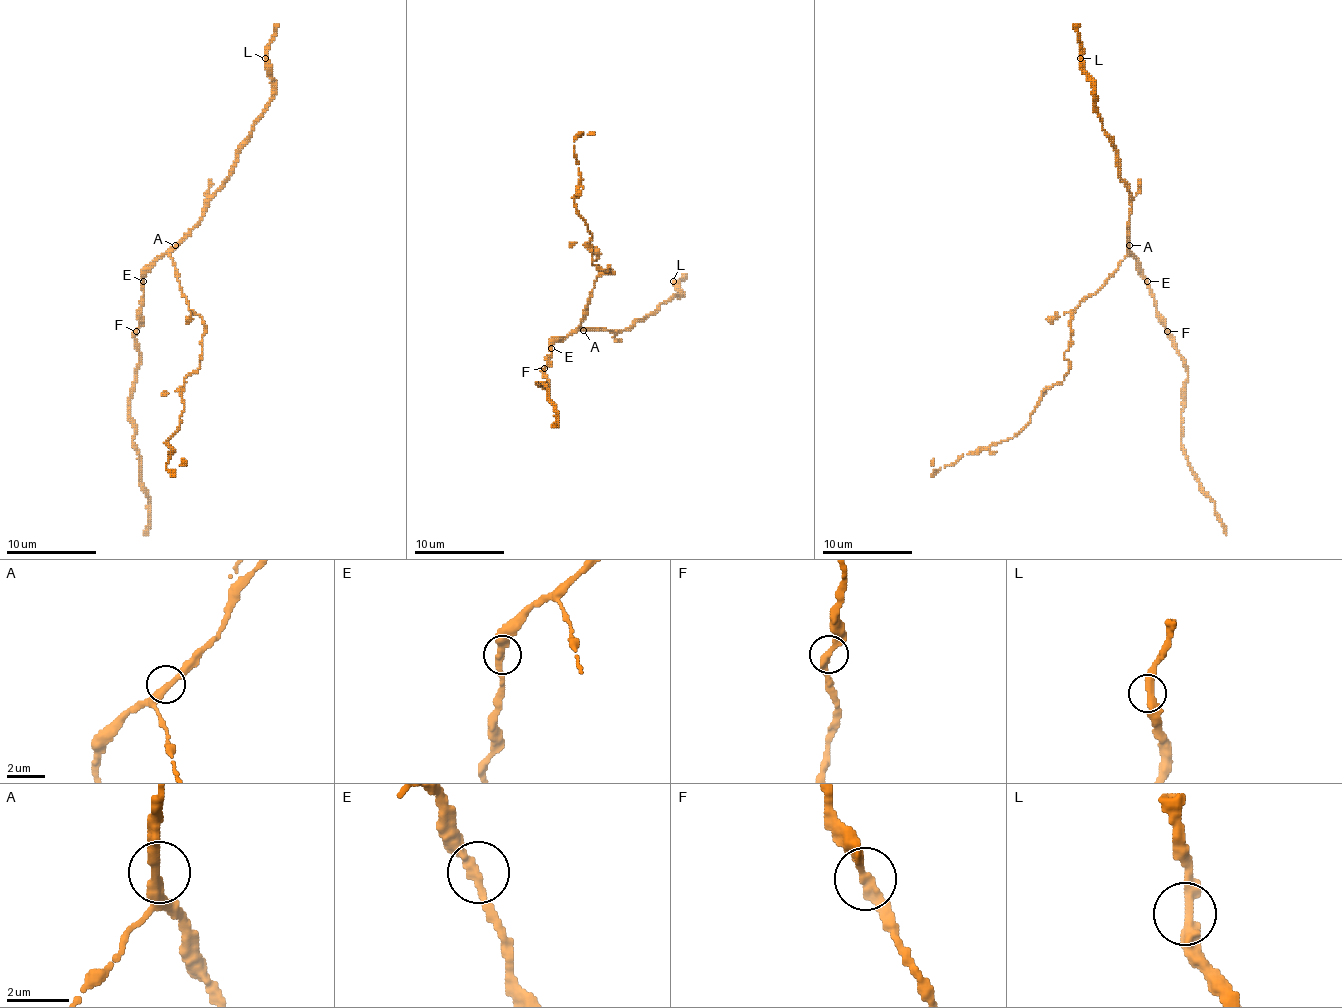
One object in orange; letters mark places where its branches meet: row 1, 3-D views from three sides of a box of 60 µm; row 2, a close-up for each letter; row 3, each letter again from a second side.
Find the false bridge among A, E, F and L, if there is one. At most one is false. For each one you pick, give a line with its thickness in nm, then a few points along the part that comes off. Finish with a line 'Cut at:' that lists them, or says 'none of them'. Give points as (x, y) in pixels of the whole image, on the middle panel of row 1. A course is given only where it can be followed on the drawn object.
Cut at: none of them

